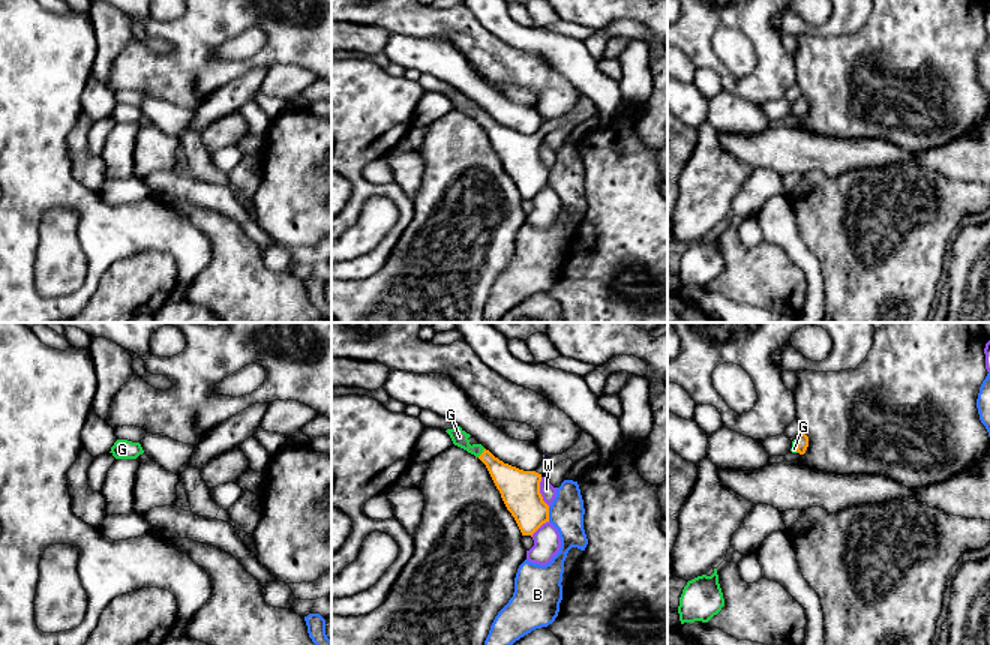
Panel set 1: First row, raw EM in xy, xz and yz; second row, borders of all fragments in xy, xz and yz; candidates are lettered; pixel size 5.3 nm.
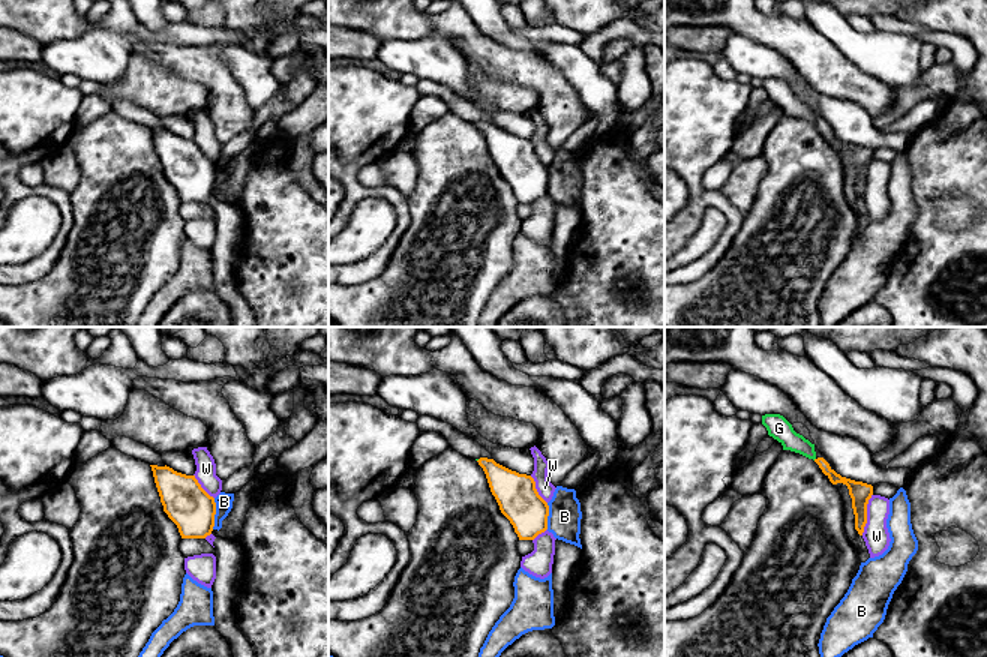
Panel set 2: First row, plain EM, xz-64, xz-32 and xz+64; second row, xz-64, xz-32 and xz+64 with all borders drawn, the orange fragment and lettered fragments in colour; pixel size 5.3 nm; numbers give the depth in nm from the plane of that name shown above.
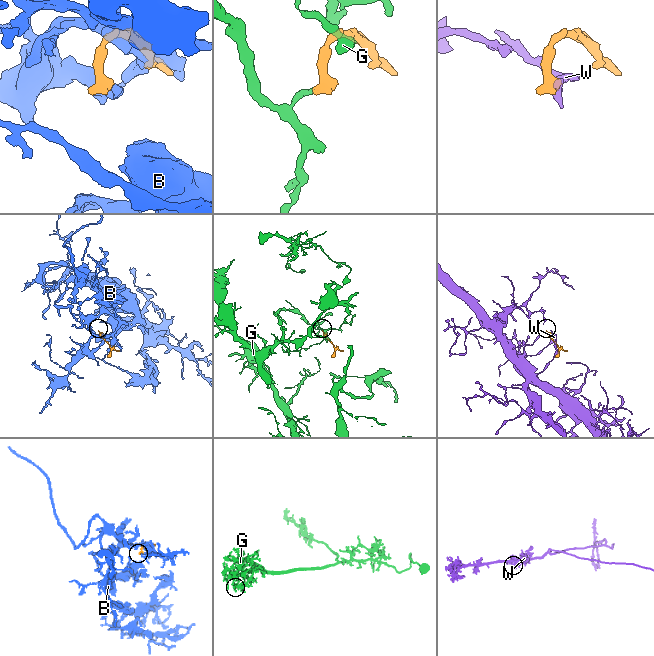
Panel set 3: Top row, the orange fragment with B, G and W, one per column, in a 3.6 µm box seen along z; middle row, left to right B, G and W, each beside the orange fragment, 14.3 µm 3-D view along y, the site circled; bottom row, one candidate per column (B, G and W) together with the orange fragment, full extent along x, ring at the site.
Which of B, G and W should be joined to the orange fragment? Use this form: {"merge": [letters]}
{"merge": ["G"]}

